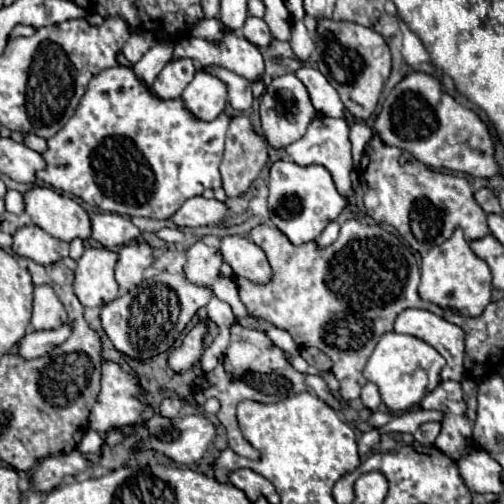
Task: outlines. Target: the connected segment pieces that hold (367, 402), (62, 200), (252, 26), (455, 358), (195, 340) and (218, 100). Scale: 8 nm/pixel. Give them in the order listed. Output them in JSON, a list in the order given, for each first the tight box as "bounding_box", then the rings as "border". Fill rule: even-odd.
[{"bounding_box":[361,383,381,411],"border":[[[367,383],[367,385],[361,389],[361,403],[363,403],[367,409],[377,411],[377,407],[381,405],[381,397],[379,397],[379,389],[377,389],[377,385]]]},{"bounding_box":[25,187,91,243],"border":[[[33,187],[25,195],[25,211],[33,223],[51,237],[71,243],[73,239],[91,239],[91,219],[87,211],[67,195],[47,187]]]},{"bounding_box":[243,17,271,47],"border":[[[249,17],[243,25],[243,35],[247,41],[251,41],[253,45],[257,47],[267,47],[271,43],[271,33],[269,33],[269,27],[263,19],[259,17]]]},{"bounding_box":[395,309,465,381],"border":[[[405,309],[395,319],[395,333],[413,335],[417,339],[423,339],[431,347],[435,347],[447,360],[447,366],[440,373],[443,381],[463,381],[465,369],[463,369],[463,329],[445,321],[443,317],[423,311],[423,309]]]},{"bounding_box":[169,321,207,373],"border":[[[199,321],[195,327],[191,327],[189,335],[183,339],[183,345],[179,349],[175,349],[169,357],[169,365],[173,371],[183,373],[183,371],[191,369],[191,365],[195,361],[199,361],[199,357],[203,353],[203,337],[205,335],[207,335],[205,321]]]},{"bounding_box":[181,71,227,121],"border":[[[197,71],[193,81],[181,93],[181,99],[187,103],[187,111],[197,119],[211,121],[219,117],[227,105],[227,87],[217,77]]]}]

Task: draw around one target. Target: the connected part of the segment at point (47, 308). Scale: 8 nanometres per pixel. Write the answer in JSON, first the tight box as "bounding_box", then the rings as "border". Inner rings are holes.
{"bounding_box":[31,285,67,331],"border":[[[49,285],[35,287],[31,327],[35,331],[41,331],[41,329],[55,329],[65,323],[67,323],[67,311],[53,293],[53,289]]]}

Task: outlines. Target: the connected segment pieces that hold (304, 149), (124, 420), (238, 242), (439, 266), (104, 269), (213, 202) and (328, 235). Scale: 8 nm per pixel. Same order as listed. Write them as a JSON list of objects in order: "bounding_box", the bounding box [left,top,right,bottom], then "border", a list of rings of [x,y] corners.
[{"bounding_box":[285,115,357,213],"border":[[[321,115],[321,117],[313,119],[307,133],[299,141],[291,143],[285,151],[291,155],[291,159],[297,165],[323,165],[333,175],[333,183],[335,183],[337,191],[349,199],[349,207],[357,213],[355,193],[351,191],[351,177],[349,177],[349,173],[353,169],[353,159],[351,159],[351,141],[349,141],[347,131],[349,131],[349,125],[345,119],[331,119],[331,117]]]},{"bounding_box":[89,361,153,433],"border":[[[103,361],[101,391],[99,391],[97,403],[93,405],[91,415],[89,415],[89,429],[99,431],[99,433],[105,433],[105,431],[111,431],[115,427],[131,425],[131,423],[139,421],[141,417],[151,417],[153,415],[153,409],[151,407],[145,407],[139,401],[139,395],[141,395],[139,385],[137,385],[137,381],[131,375],[127,375],[119,365],[109,363],[109,361]]]},{"bounding_box":[221,235,271,285],"border":[[[241,235],[221,239],[221,255],[237,277],[265,285],[271,281],[271,265],[261,247]]]},{"bounding_box":[419,229,491,317],"border":[[[457,229],[445,243],[433,247],[421,261],[419,297],[423,301],[451,309],[465,317],[479,317],[491,301],[491,289],[491,269],[469,249],[469,243],[463,237],[461,229]]]},{"bounding_box":[73,247,119,309],"border":[[[87,247],[83,251],[81,259],[77,261],[73,289],[75,289],[75,295],[85,309],[101,309],[103,305],[107,305],[119,297],[119,285],[115,283],[115,275],[113,275],[115,261],[117,261],[117,253],[113,253],[105,247],[99,247],[99,249]]]},{"bounding_box":[173,197,229,227],"border":[[[191,197],[173,215],[179,227],[203,227],[203,225],[223,225],[229,217],[229,207],[217,199]]]},{"bounding_box":[315,221,339,247],"border":[[[331,221],[331,223],[325,227],[325,231],[321,233],[321,237],[315,241],[315,245],[317,245],[317,247],[329,247],[329,245],[337,239],[337,235],[339,235],[339,223],[337,223],[337,221]]]}]

